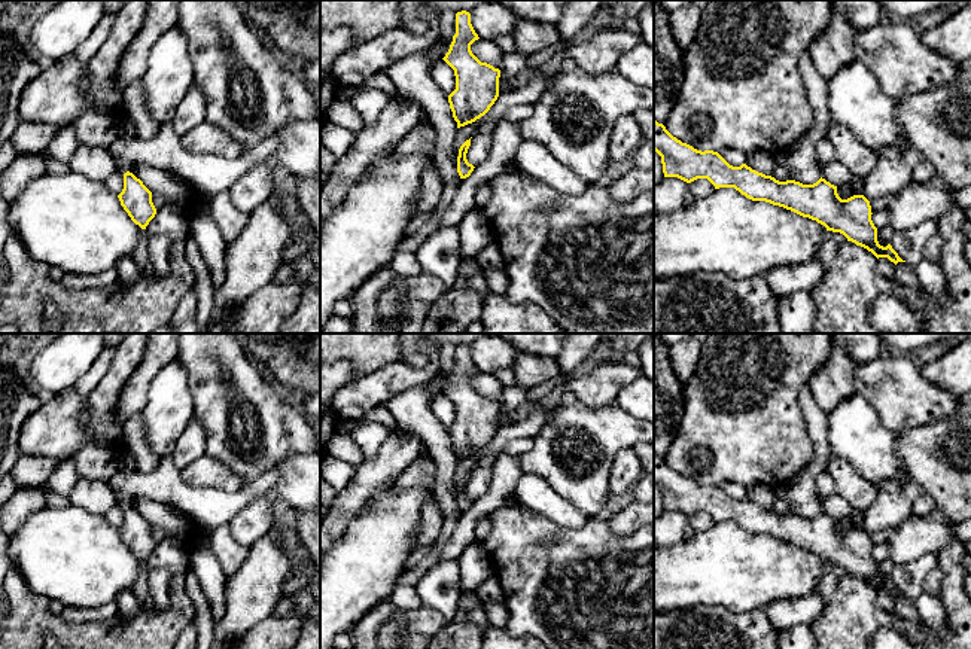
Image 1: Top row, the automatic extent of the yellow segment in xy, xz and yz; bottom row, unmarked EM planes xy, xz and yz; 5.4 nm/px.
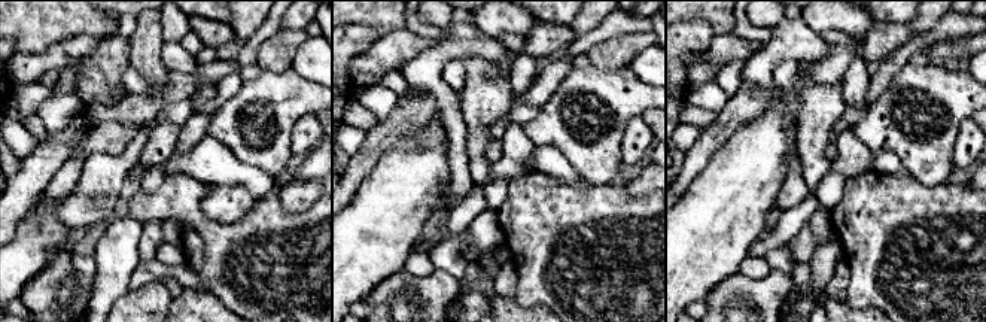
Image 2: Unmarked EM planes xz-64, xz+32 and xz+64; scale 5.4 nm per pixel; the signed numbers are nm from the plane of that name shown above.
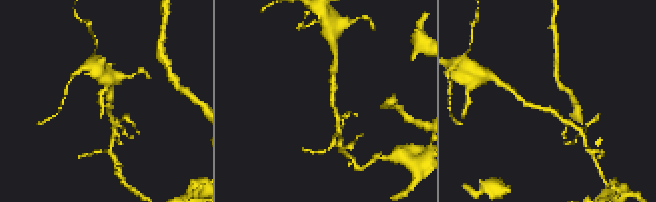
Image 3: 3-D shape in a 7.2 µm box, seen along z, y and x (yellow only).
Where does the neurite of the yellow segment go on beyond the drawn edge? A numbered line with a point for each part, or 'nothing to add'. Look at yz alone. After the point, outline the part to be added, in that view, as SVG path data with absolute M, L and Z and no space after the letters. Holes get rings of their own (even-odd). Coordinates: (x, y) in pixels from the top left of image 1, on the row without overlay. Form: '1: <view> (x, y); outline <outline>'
nothing to add

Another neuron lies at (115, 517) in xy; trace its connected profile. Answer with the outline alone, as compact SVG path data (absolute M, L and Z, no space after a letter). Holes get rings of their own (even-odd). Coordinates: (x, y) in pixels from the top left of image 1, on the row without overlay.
M113 506L104 514L104 519L113 528L119 528L124 522L124 506Z

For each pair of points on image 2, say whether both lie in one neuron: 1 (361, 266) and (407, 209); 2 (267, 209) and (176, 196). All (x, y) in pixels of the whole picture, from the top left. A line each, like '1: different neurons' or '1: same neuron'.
1: same neuron
2: same neuron

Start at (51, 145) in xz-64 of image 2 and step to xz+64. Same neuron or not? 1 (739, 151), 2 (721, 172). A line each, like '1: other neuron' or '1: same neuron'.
1: other neuron
2: other neuron

